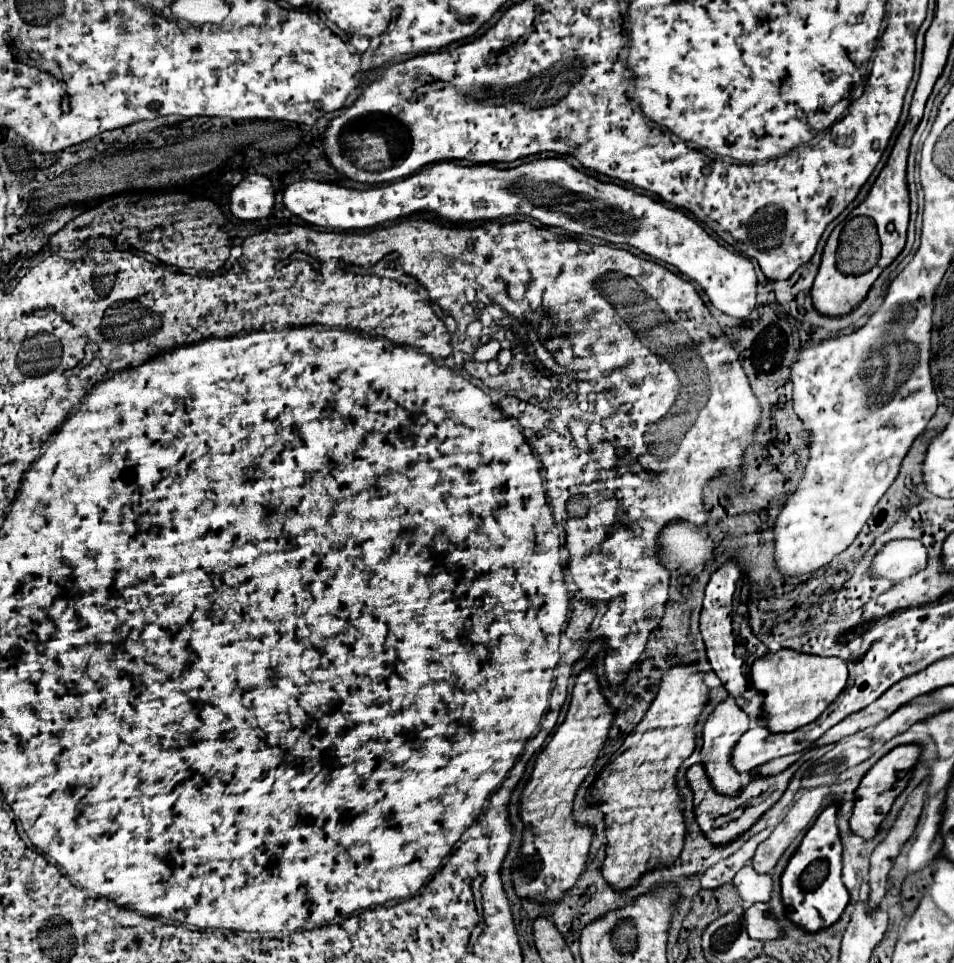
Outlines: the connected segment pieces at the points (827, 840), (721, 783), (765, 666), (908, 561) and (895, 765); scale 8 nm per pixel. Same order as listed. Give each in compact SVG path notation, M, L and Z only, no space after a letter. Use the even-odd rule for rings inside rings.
M835 808L821 812L821 816L803 836L781 876L781 894L787 918L793 924L799 924L799 928L807 928L807 932L829 928L835 924L835 920L839 920L849 904L849 892L841 882L841 840L833 814Z
M733 702L719 704L711 712L709 720L705 722L703 748L701 748L703 766L707 770L707 776L709 776L711 784L721 794L737 794L749 782L747 772L739 774L739 772L735 772L735 768L731 768L731 748L735 748L735 740L739 740L739 736L743 736L743 732L747 732L747 728L749 728L749 716Z
M789 648L769 652L751 666L751 680L765 694L763 720L771 732L791 732L813 722L845 688L847 664L839 658L799 654Z
M891 540L885 544L871 566L873 576L903 580L927 566L927 548L919 540Z
M903 744L893 748L889 754L885 754L861 780L859 788L855 790L855 806L853 806L853 814L849 818L849 826L851 830L861 836L861 838L873 838L879 824L883 822L883 818L887 816L887 812L891 810L893 800L903 792L903 788L907 786L909 778L903 778L903 770L911 770L917 764L919 758L919 746L915 744Z

